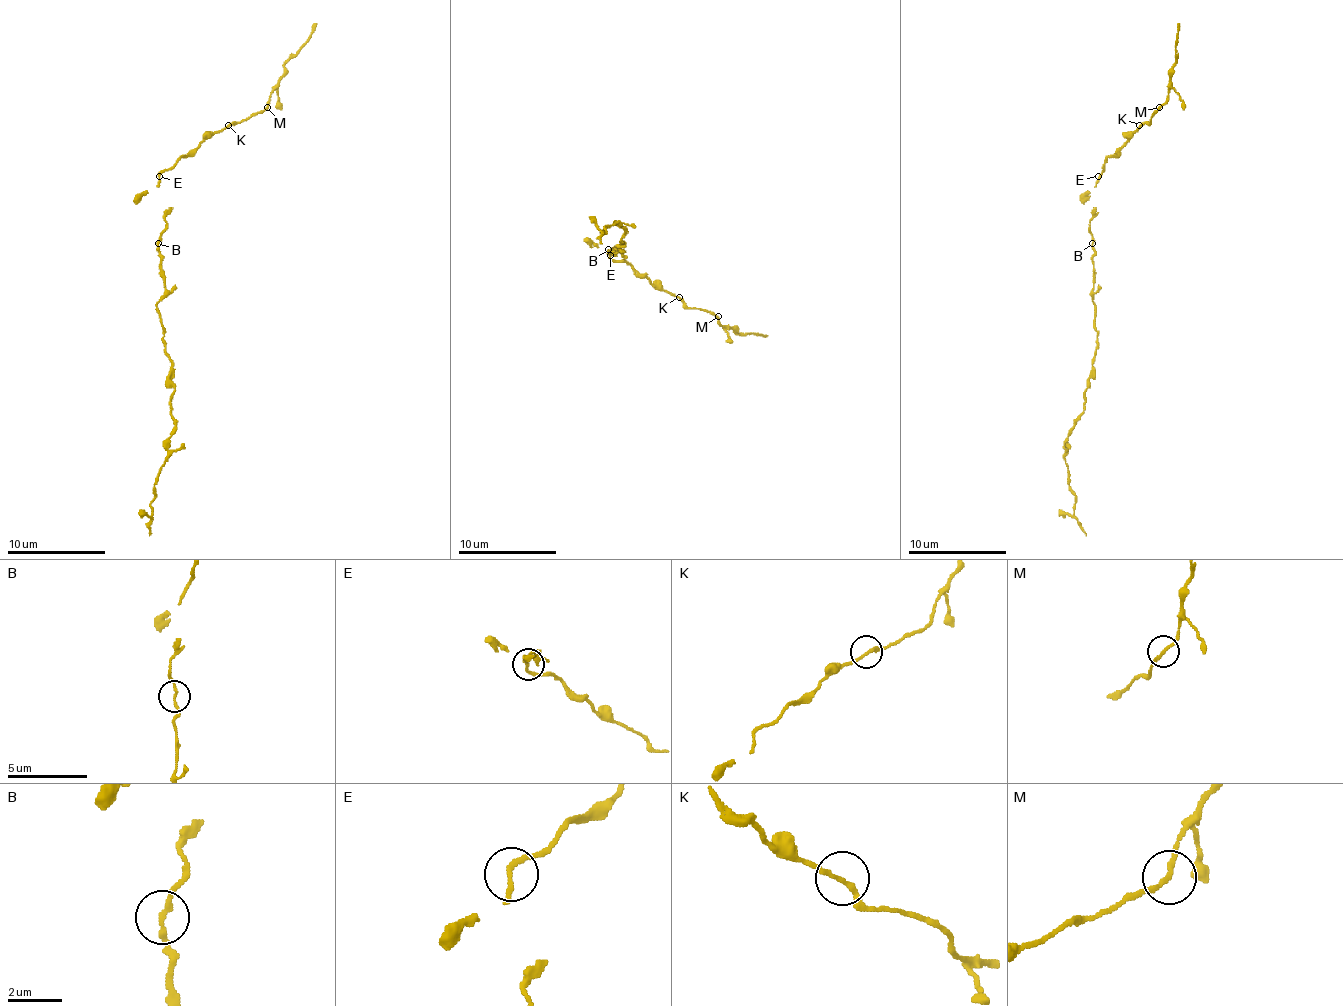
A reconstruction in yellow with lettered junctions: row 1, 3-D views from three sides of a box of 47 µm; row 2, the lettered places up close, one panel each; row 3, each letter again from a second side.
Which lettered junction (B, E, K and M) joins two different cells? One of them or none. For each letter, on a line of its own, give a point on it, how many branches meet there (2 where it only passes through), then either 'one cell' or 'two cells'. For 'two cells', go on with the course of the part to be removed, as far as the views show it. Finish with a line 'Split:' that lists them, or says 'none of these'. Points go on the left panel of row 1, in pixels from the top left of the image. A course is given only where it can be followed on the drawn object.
B: place (158, 243); branches 2; one cell
E: place (159, 176); branches 1; one cell
K: place (228, 125); branches 2; one cell
M: place (267, 107); branches 2; one cell
Split: none of these

